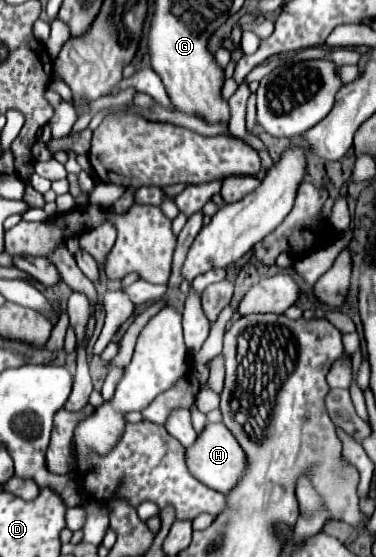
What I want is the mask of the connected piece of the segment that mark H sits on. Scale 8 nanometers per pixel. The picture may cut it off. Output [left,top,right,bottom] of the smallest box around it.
[186,424,248,494]

